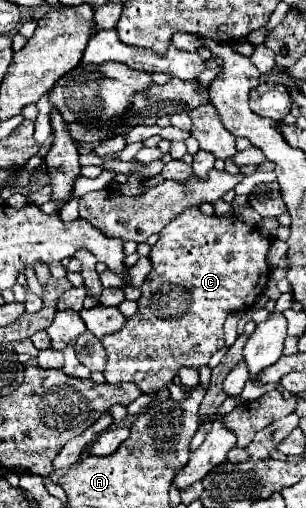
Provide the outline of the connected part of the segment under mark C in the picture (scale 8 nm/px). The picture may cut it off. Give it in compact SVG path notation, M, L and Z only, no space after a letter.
M187 209L167 223L159 241L151 247L153 269L141 287L139 311L127 319L123 329L103 337L107 351L107 367L103 371L107 383L133 381L143 393L157 393L167 387L181 367L201 369L211 355L223 347L223 323L227 315L247 311L269 281L269 265L265 261L271 239L263 237L257 227L241 221L237 215L205 217L199 209Z

